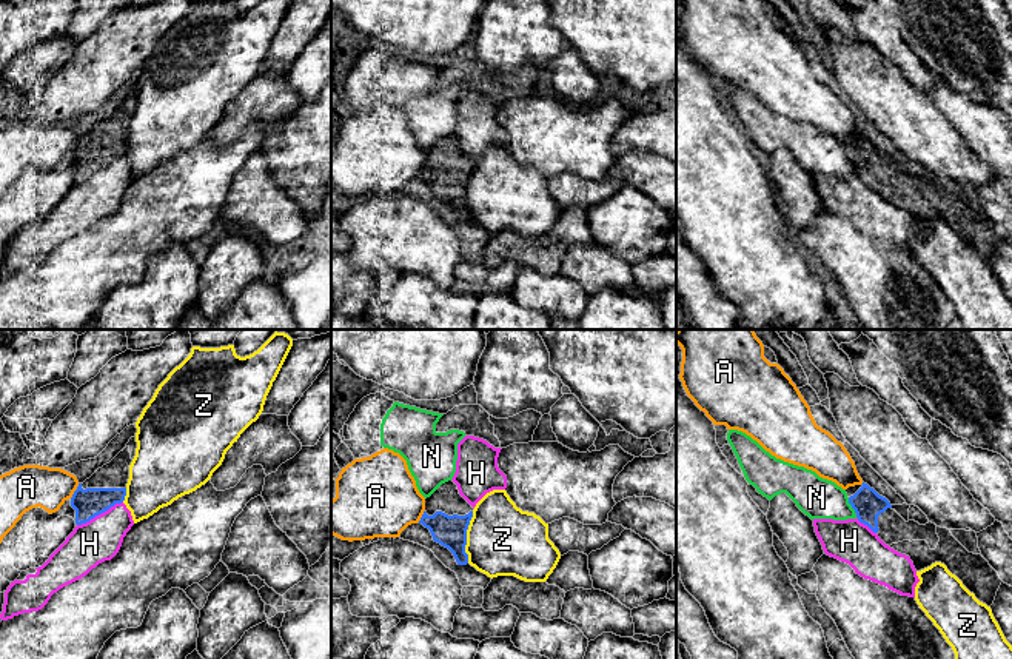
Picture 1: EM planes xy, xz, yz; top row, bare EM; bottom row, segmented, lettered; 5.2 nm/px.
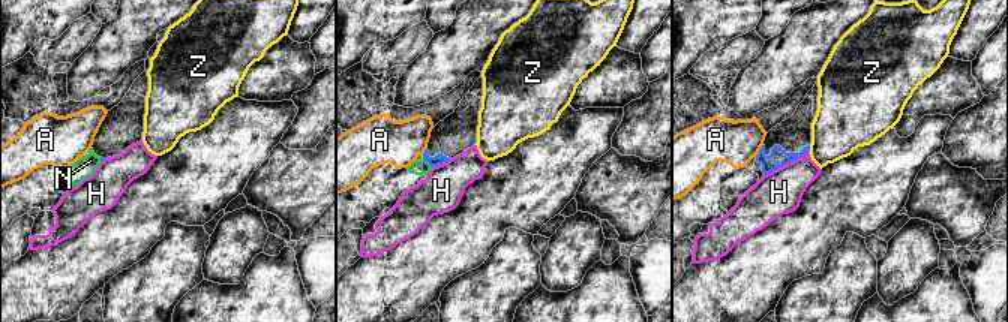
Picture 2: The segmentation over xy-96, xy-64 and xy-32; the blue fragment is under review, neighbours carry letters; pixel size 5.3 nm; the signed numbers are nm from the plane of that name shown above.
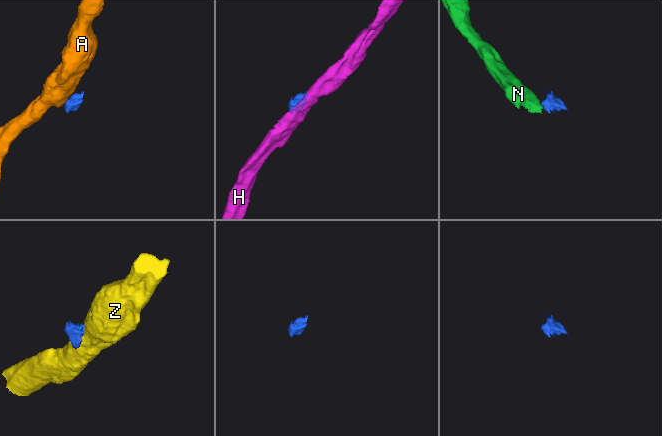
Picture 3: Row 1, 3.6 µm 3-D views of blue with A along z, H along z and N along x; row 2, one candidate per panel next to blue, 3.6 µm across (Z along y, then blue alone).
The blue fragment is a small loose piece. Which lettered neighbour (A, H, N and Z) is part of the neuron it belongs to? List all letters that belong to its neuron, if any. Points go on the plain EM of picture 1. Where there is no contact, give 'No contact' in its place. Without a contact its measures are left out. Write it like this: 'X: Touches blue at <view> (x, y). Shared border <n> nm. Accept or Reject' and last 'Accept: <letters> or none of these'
A: Touches blue at xy (74, 147). Shared border 90 nm. Reject
H: Touches blue at xy (99, 168). Shared border 280 nm. Reject
N: Touches blue at yz (851, 159). Shared border 90 nm. Reject
Z: Touches blue at xz (465, 193). Shared border 280 nm. Reject
Accept: none of these

